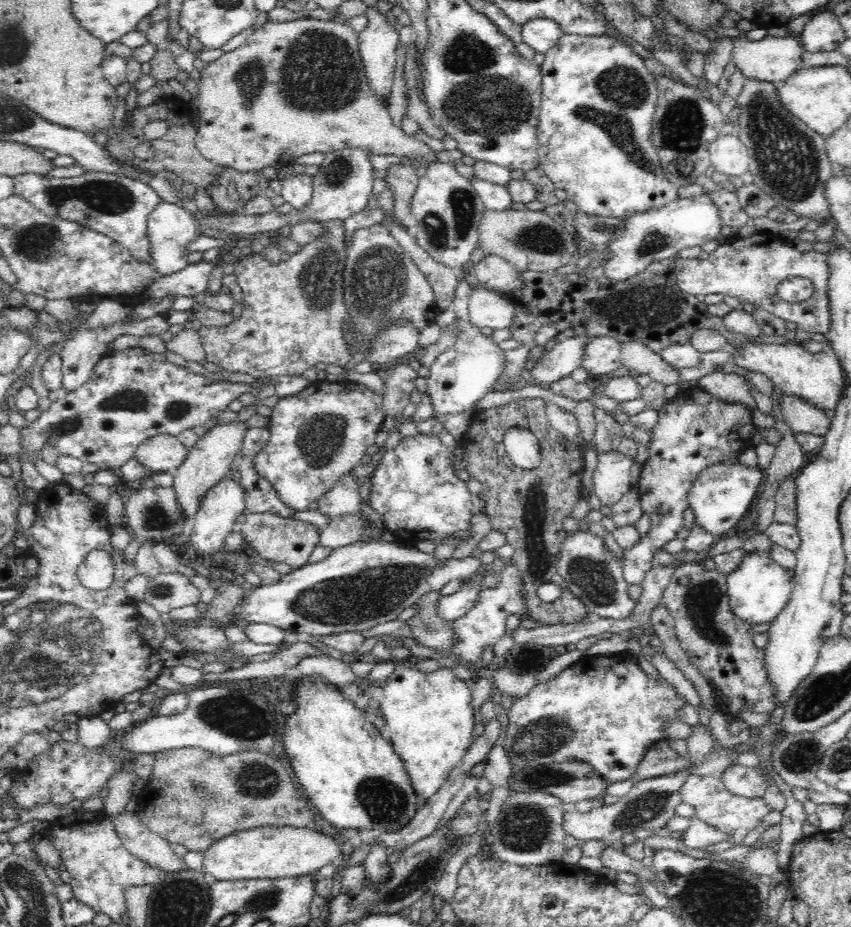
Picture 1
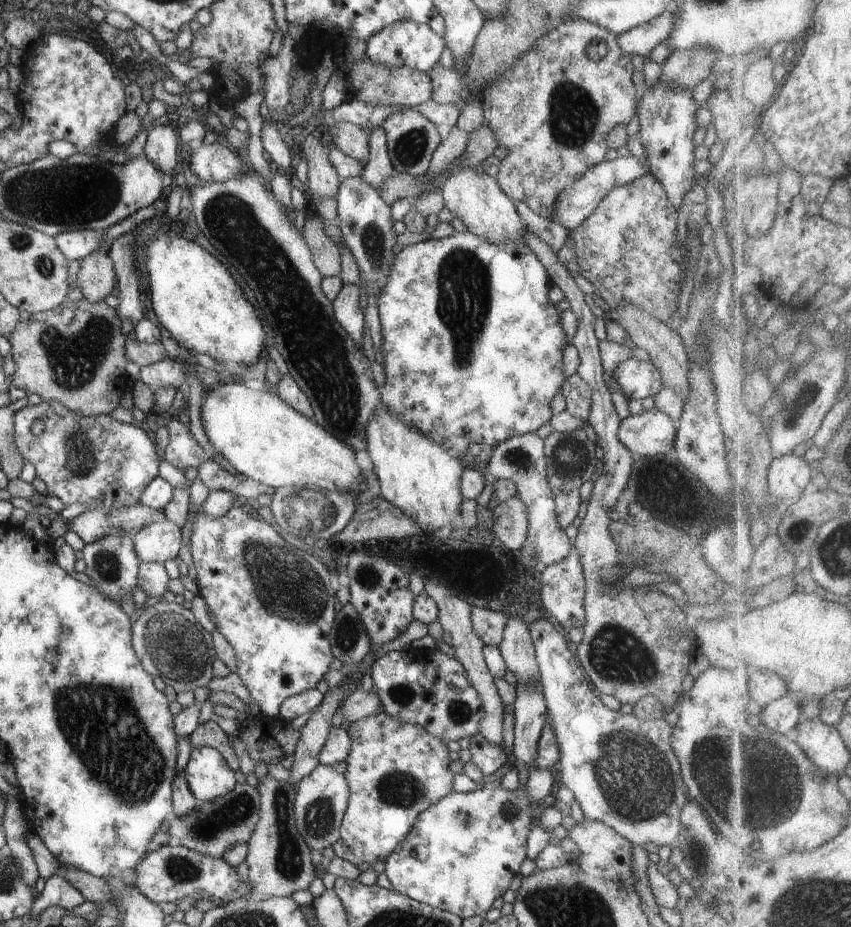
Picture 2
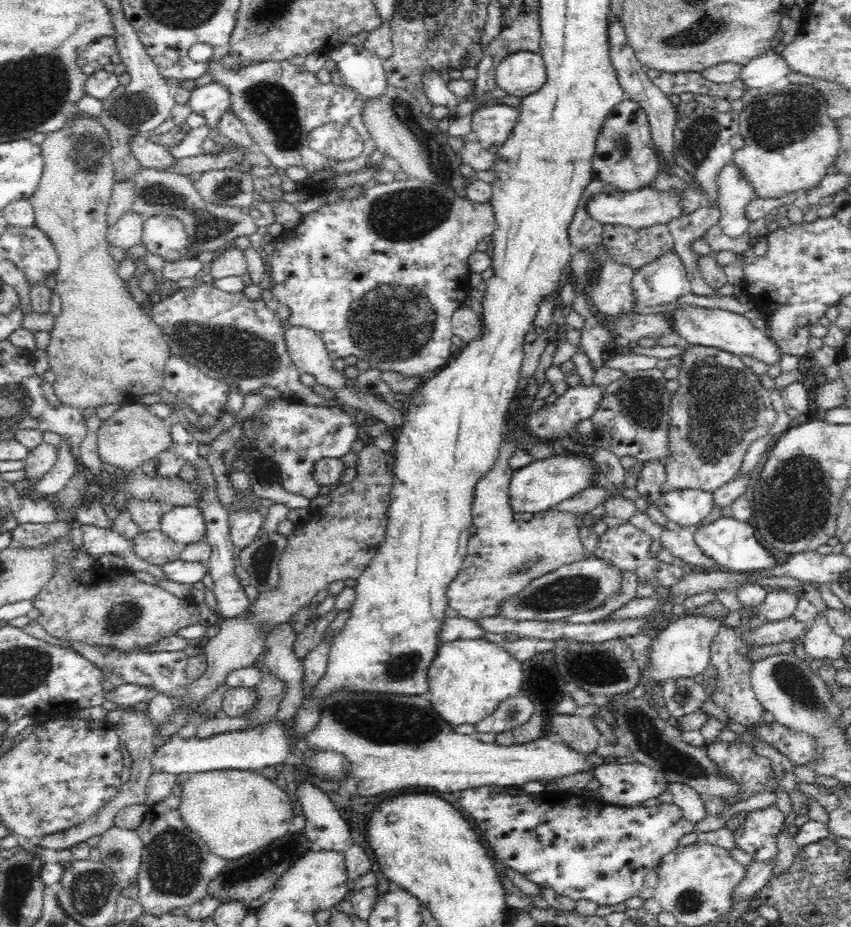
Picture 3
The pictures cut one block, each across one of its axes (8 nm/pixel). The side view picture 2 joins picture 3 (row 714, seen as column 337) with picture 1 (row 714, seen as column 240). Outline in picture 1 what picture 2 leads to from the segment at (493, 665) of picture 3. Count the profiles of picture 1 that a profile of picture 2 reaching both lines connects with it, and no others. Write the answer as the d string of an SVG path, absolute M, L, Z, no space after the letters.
M414 659L395 660L396 667L394 668L394 671L386 678L385 682L381 686L384 698L380 703L380 710L382 712L382 717L386 720L385 724L388 726L390 731L390 742L394 747L394 751L396 751L398 756L400 756L400 759L402 759L402 764L406 767L406 772L408 773L408 777L410 777L412 787L414 787L414 791L416 791L416 797L418 797L422 803L428 800L442 786L442 784L446 782L450 772L455 770L456 765L462 760L466 751L473 743L473 739L479 728L480 722L476 715L476 708L472 705L472 689L470 689L470 683L468 683L468 681L462 681L458 676L452 673L452 669L448 669L447 667L442 667L433 672L423 672L416 668L414 662Z

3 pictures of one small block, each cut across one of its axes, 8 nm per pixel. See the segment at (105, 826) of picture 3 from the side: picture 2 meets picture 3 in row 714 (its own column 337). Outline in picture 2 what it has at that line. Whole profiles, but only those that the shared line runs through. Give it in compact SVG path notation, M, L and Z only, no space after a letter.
M341 121L329 127L334 146L338 147L345 155L362 161L364 164L369 159L369 138L365 130L351 122Z

